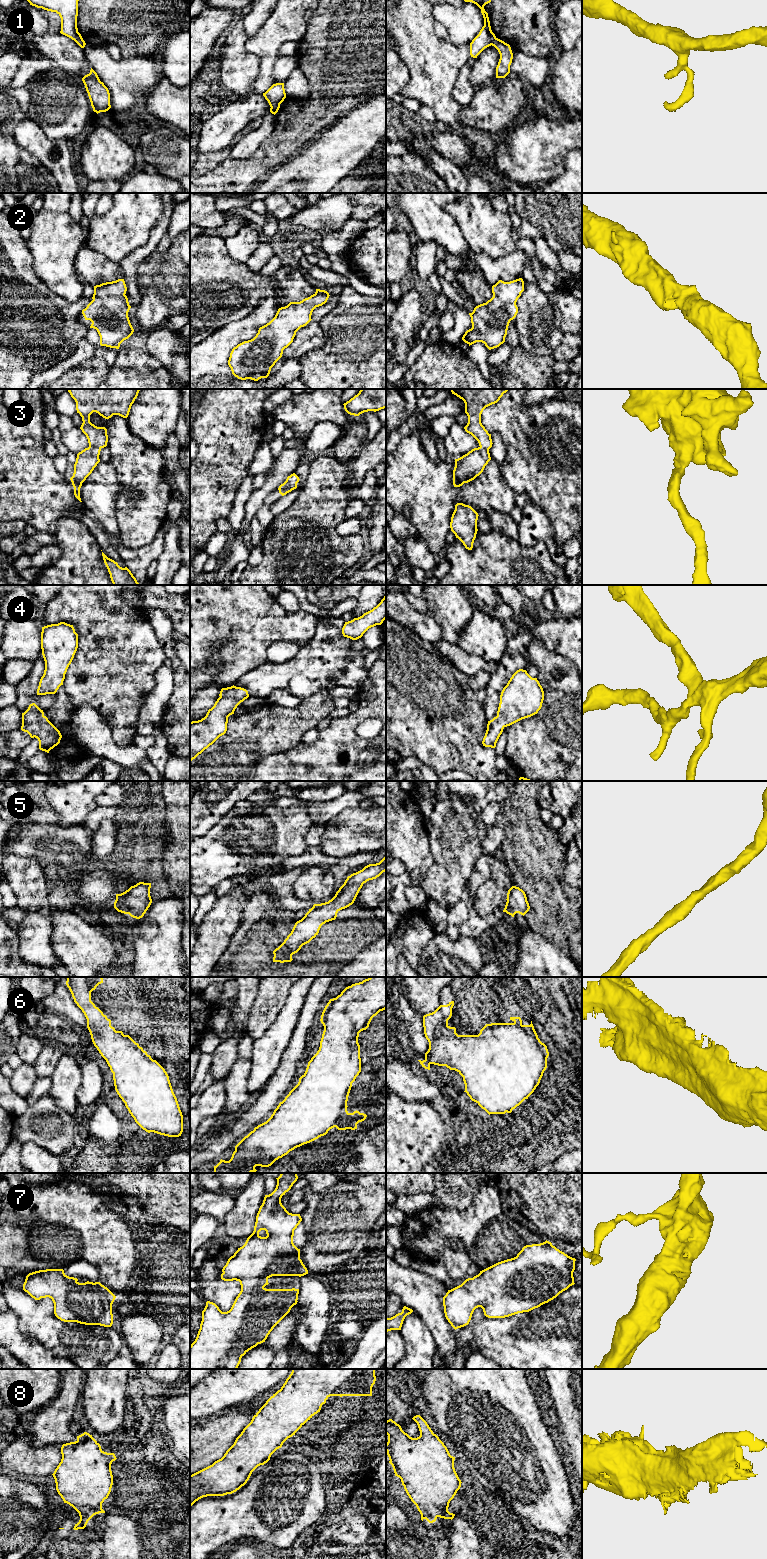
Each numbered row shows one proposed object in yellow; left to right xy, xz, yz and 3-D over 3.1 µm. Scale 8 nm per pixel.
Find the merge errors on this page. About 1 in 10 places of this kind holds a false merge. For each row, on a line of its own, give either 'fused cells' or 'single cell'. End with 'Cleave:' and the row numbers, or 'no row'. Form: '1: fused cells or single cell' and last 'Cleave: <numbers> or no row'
1: fused cells
2: single cell
3: single cell
4: single cell
5: single cell
6: single cell
7: single cell
8: single cell
Cleave: 1

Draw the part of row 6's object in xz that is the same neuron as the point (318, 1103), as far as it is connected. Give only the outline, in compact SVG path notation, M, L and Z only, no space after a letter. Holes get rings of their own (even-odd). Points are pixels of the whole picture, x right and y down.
M369 977L362 982L346 987L336 998L330 999L325 1006L321 1023L324 1031L317 1053L308 1062L305 1073L299 1078L298 1084L279 1103L271 1117L258 1125L245 1136L236 1146L229 1161L220 1160L214 1166L214 1173L255 1173L256 1166L269 1167L276 1160L287 1155L290 1151L324 1136L334 1127L338 1130L357 1129L357 1124L366 1119L367 1115L347 1111L348 1096L352 1083L361 1072L359 1033L366 1030L374 1016L386 1009L386 977Z

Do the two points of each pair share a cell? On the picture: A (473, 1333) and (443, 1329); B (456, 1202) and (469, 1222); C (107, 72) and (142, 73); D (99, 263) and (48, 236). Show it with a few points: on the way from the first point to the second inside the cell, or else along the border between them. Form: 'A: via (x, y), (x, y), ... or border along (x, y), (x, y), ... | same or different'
A: border along (454, 1330), (457, 1348) | different
B: border along (438, 1205), (460, 1211), (463, 1211), (469, 1205) | different
C: via (116, 73), (133, 73) | same
D: border along (82, 247), (75, 259), (75, 271) | different

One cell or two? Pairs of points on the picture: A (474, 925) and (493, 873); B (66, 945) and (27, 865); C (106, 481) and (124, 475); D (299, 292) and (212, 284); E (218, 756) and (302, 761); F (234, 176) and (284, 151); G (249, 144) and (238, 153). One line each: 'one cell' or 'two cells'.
A: one cell
B: one cell
C: two cells
D: one cell
E: two cells
F: one cell
G: one cell

